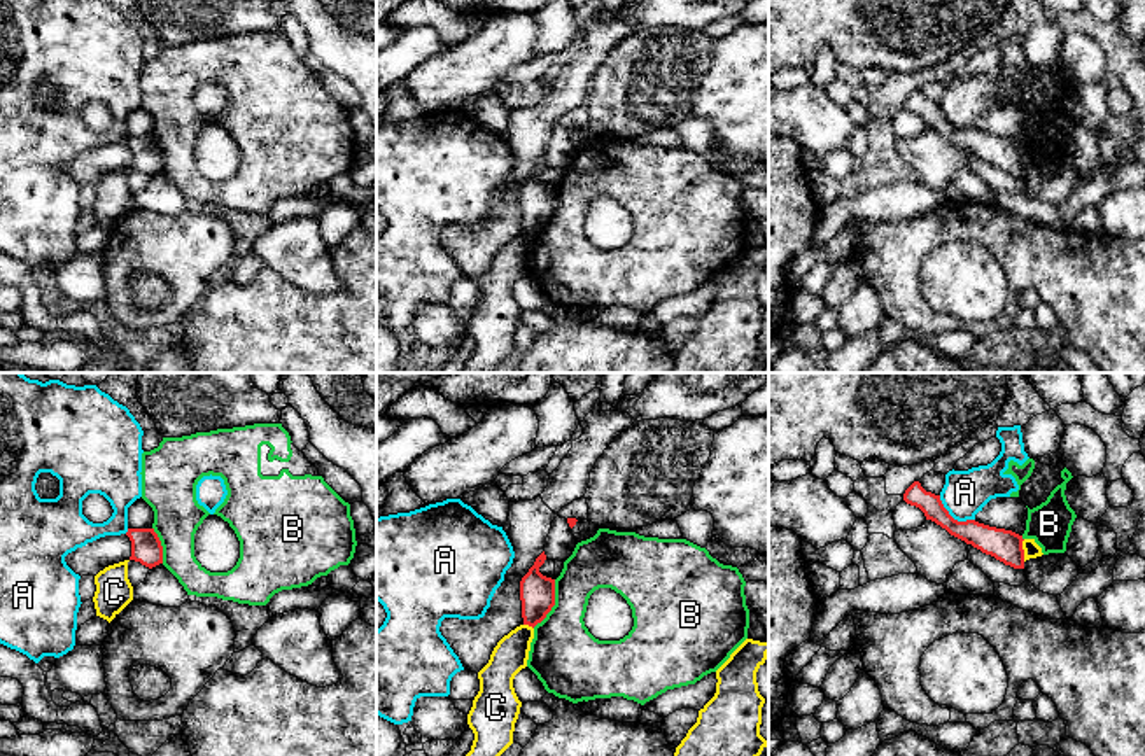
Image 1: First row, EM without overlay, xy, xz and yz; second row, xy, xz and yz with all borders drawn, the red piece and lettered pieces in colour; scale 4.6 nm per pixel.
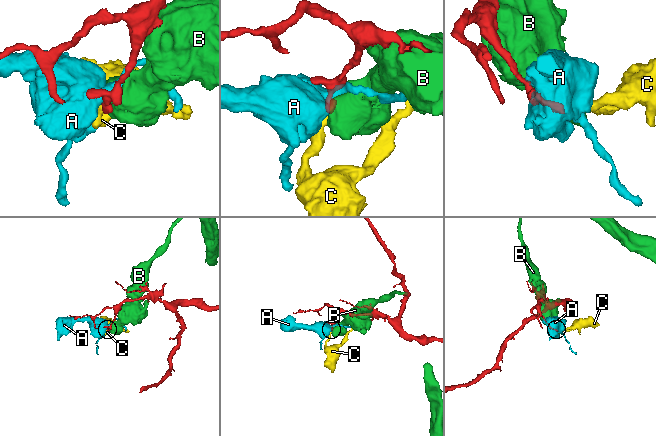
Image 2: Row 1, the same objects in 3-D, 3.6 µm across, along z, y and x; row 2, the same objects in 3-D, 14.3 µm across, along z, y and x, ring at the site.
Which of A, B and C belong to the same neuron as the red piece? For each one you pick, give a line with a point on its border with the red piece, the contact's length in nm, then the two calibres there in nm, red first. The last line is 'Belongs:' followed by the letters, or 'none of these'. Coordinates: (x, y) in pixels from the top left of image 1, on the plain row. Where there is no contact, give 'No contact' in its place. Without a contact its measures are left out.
Belongs: none of these

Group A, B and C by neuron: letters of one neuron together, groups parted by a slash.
A / B / C

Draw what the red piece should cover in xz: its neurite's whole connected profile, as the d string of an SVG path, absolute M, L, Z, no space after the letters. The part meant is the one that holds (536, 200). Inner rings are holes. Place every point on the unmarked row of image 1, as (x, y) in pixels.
M544 159L536 166L534 173L520 189L520 208L523 233L536 234L555 214L555 187L539 180L544 172Z

